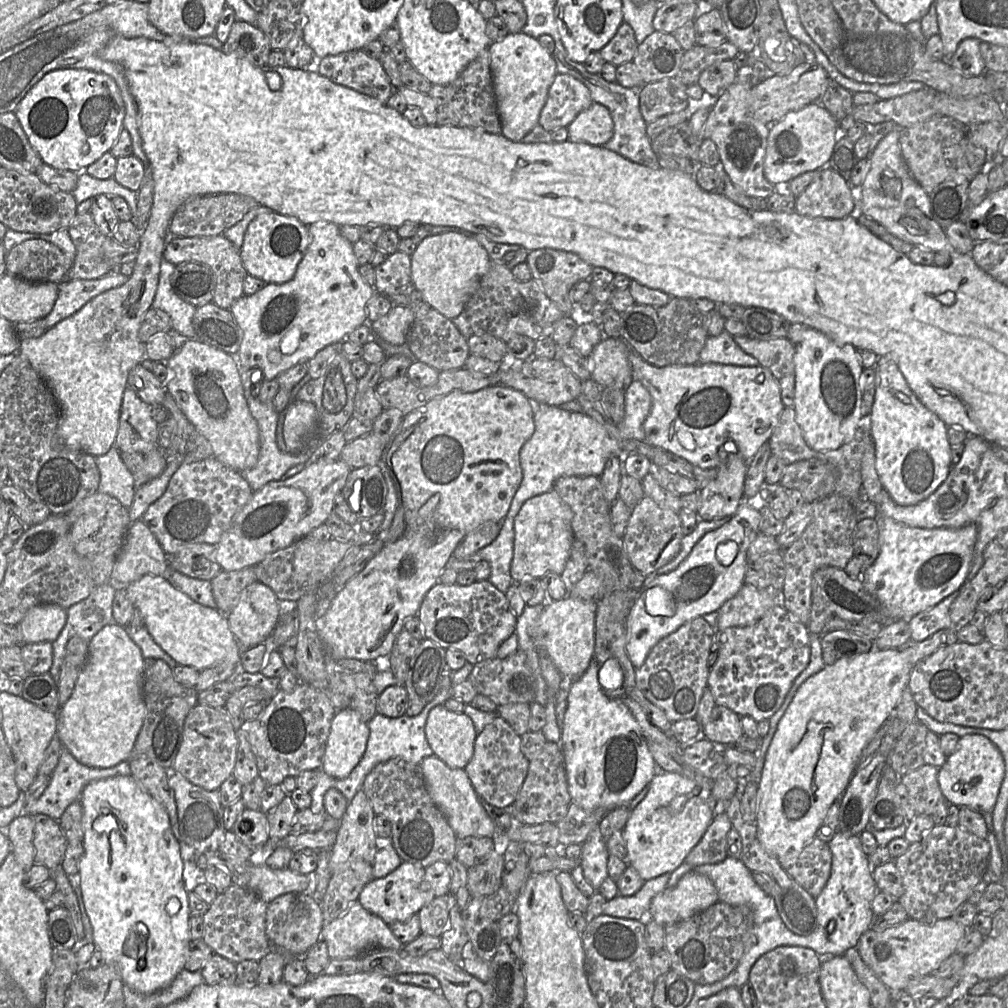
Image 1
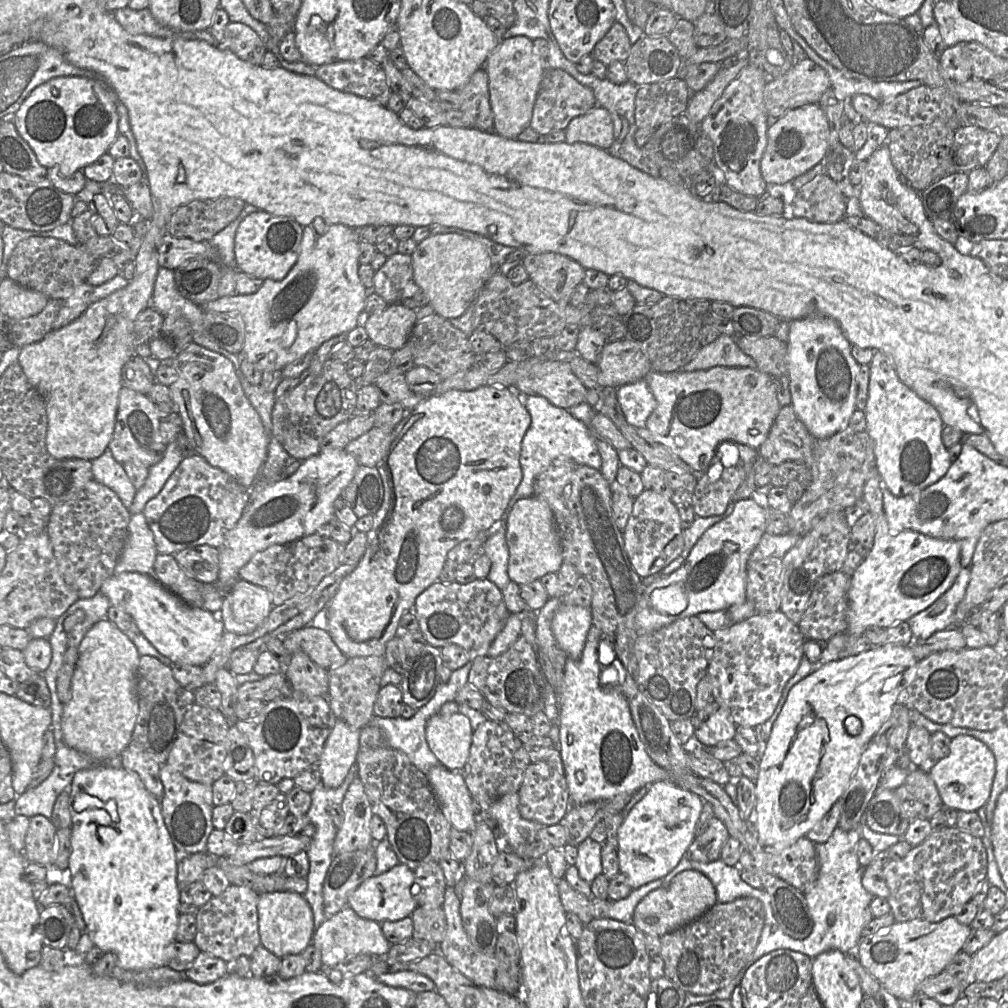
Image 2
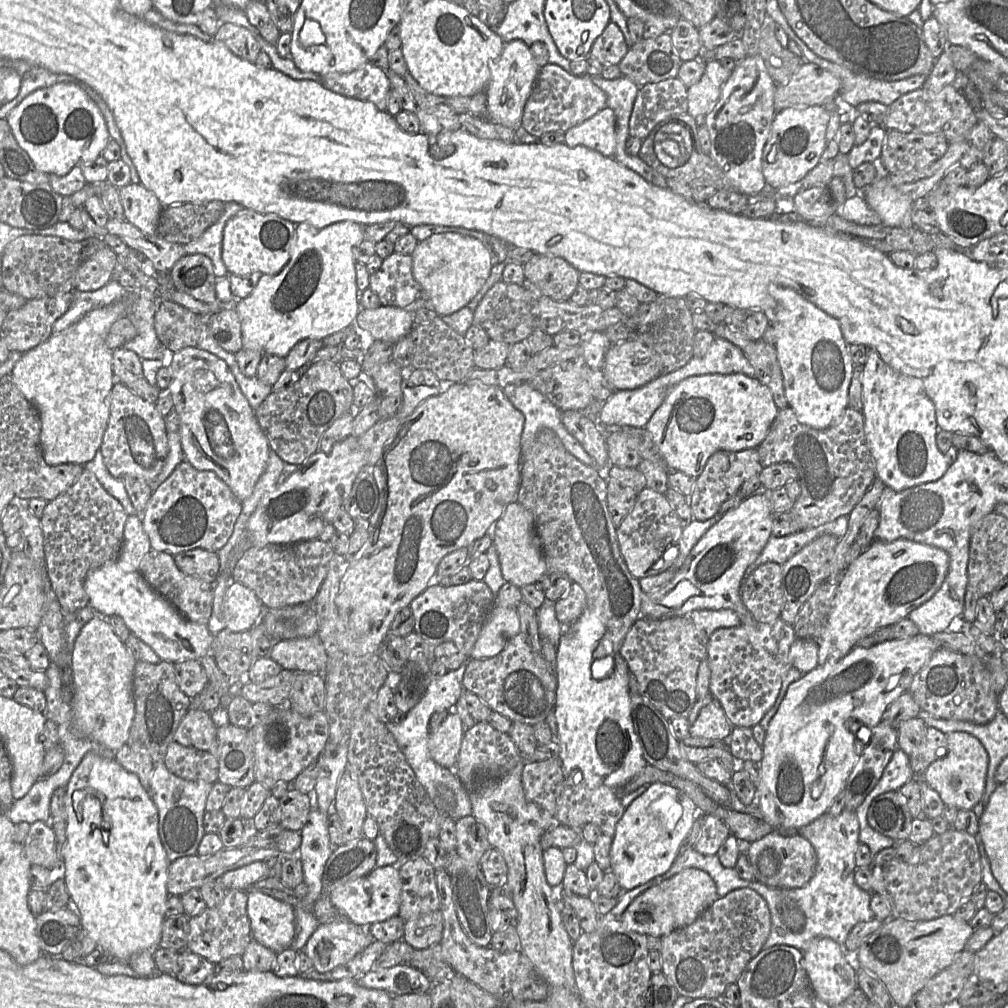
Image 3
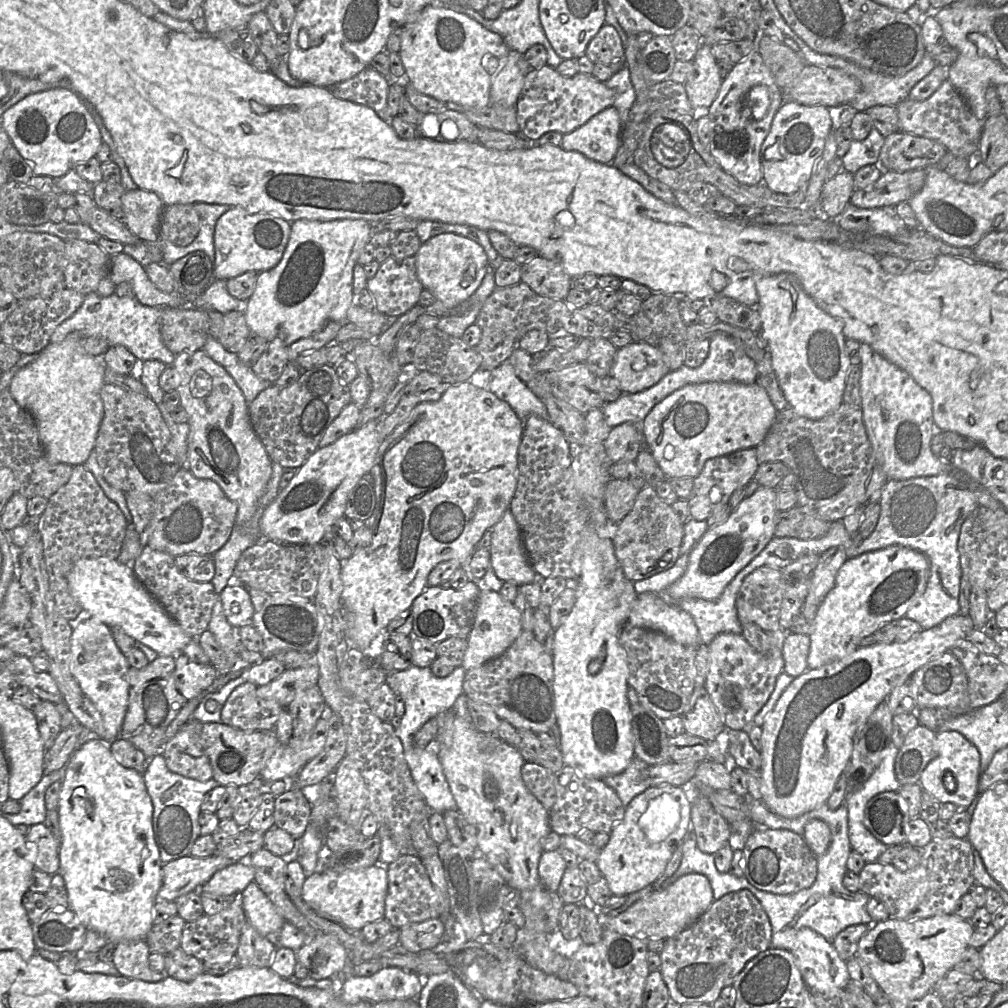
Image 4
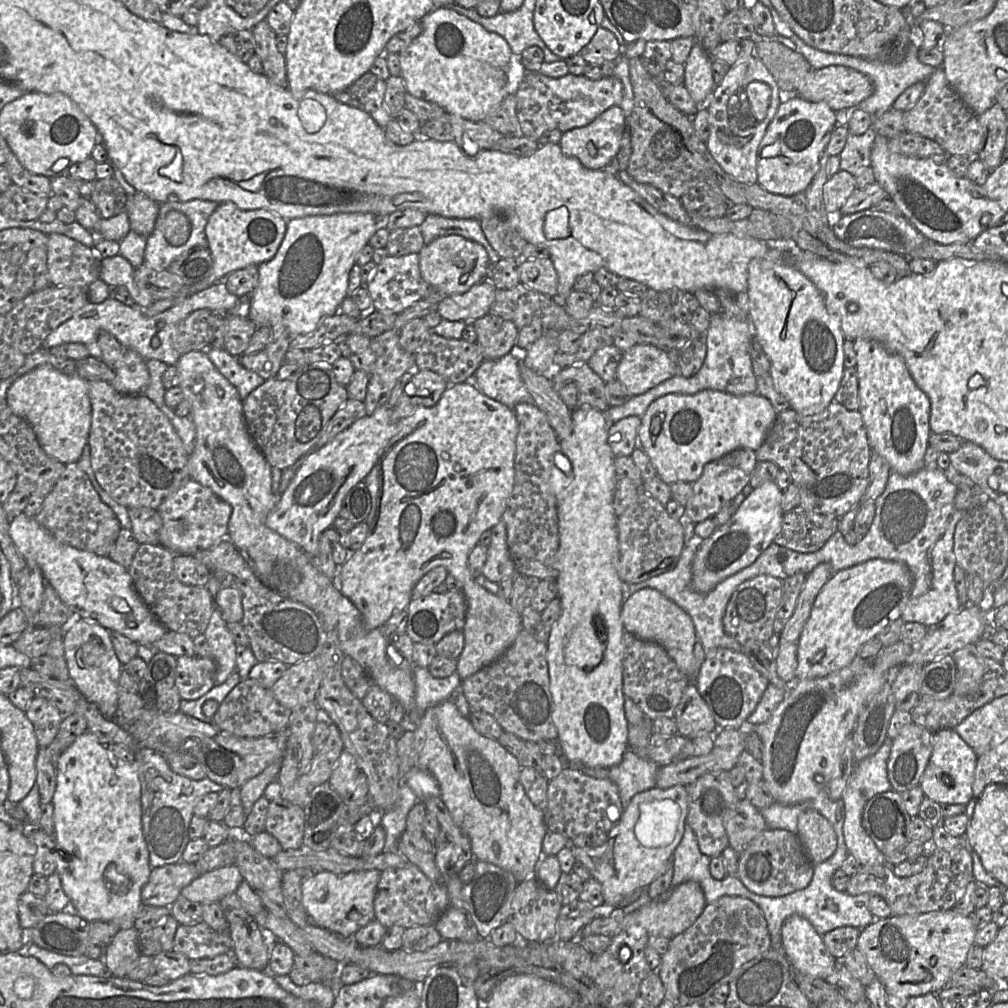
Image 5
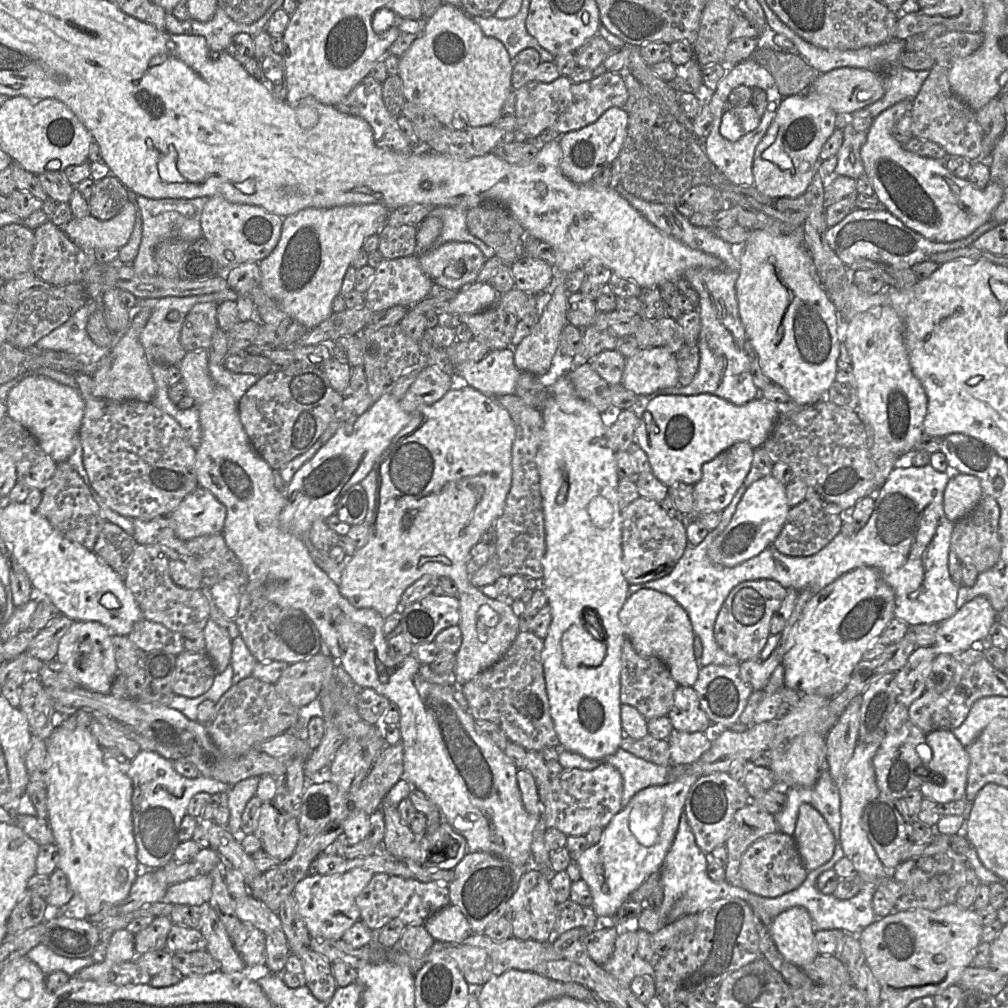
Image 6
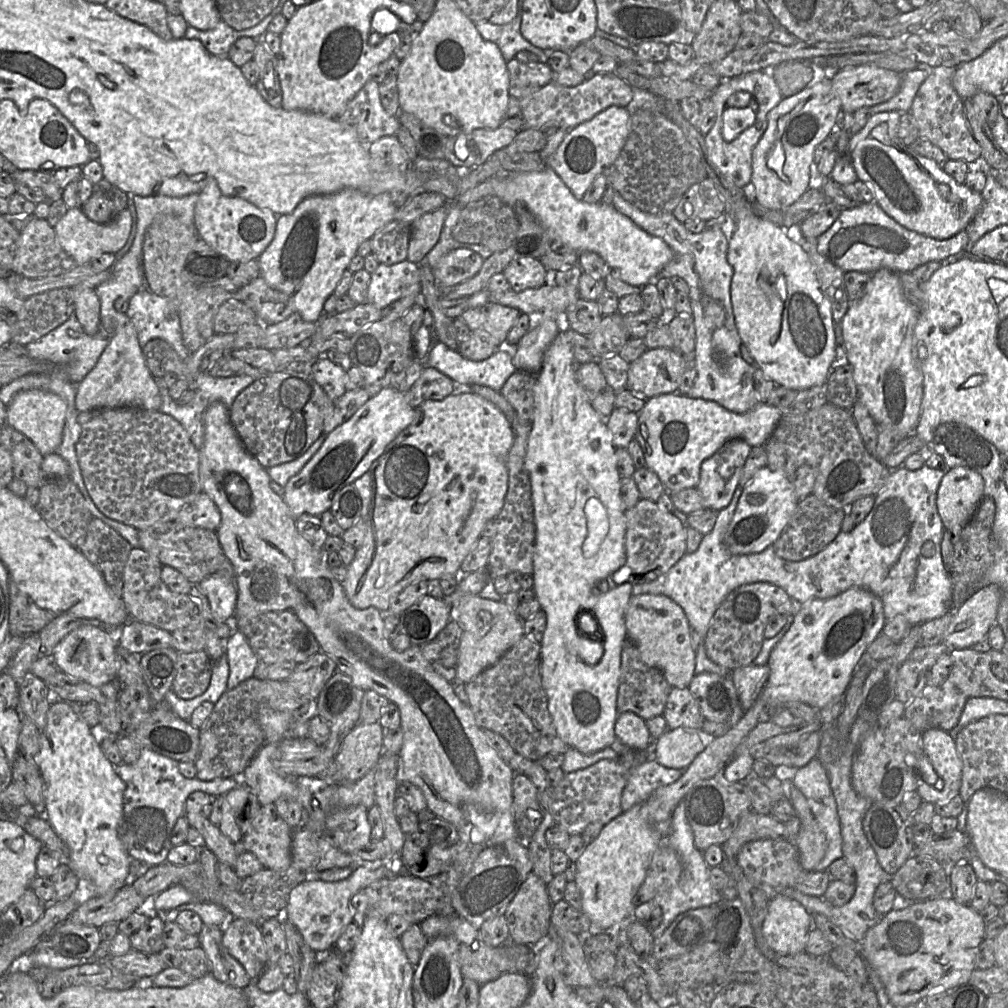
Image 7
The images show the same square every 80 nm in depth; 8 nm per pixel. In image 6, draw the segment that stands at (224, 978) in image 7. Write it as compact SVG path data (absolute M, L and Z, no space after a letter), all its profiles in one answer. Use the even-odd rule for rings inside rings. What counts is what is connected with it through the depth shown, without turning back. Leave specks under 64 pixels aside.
M210 905L200 907L200 931L207 941L206 951L219 963L219 971L242 972L246 964L235 949L216 911Z

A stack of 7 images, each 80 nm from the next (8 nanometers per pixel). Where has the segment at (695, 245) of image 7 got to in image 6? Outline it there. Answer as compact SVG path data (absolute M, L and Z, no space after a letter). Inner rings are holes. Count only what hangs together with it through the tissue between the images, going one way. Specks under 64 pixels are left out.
M621 182L618 183L614 190L621 197L626 199L633 208L635 208L641 215L643 215L661 232L672 236L673 238L677 239L678 241L682 242L692 249L700 250L707 254L715 256L722 263L720 269L694 268L684 274L684 278L693 286L693 288L698 293L699 301L696 309L700 314L701 320L701 329L698 338L700 355L699 368L692 382L687 386L682 386L678 384L677 386L666 388L650 395L639 395L638 400L631 408L629 408L629 410L633 411L641 418L642 413L644 412L649 401L658 395L698 395L702 393L708 393L723 398L735 405L744 405L747 402L757 397L760 397L760 391L755 386L750 373L751 359L744 349L744 343L747 339L747 336L739 316L738 301L735 291L735 283L739 276L740 269L739 251L742 244L730 244L715 235L711 228L697 227L692 225L689 222L689 218L684 217L676 209L675 205L646 202L638 199L634 195L627 192L621 185Z

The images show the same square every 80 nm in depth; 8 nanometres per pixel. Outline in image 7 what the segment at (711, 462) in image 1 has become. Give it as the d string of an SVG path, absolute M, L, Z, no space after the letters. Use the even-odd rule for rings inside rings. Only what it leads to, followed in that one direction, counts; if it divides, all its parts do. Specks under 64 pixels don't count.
M677 393L661 394L646 399L644 407L638 412L634 439L642 448L646 467L657 474L667 492L674 493L686 488L696 488L700 479L701 463L729 440L742 439L751 447L763 446L770 439L781 417L780 410L768 403L759 402L752 410L738 414L711 400L691 398Z

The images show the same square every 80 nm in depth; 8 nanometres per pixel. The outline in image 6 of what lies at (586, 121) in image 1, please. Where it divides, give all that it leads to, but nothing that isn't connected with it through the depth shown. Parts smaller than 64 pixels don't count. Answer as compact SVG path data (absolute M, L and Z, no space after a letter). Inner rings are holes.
M611 107L594 123L562 134L559 138L562 174L578 185L590 183L597 172L610 166L618 157L627 134L627 128L628 113L622 108Z

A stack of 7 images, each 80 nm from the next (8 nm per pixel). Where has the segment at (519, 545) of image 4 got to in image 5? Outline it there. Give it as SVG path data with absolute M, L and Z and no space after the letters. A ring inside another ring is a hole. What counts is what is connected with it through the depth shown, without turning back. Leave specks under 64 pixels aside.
M500 520L491 531L488 556L481 575L498 584L503 579L514 578L519 575L519 572L516 570L509 553L505 523Z

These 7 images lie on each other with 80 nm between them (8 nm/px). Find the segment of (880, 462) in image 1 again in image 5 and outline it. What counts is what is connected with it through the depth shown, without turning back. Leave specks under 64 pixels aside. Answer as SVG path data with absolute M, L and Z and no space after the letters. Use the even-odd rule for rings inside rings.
M857 338L853 340L853 343L858 376L858 411L862 416L872 450L879 453L888 462L893 472L909 475L921 470L925 467L924 455L931 434L928 396L918 387L900 355L889 351L881 343L874 340Z

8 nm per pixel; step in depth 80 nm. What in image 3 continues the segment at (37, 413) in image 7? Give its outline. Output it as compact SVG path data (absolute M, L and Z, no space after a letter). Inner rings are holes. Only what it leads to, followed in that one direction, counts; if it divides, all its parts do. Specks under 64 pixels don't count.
M125 299L90 311L77 323L62 332L53 333L46 341L23 353L15 364L11 373L13 381L40 415L41 449L48 465L84 465L100 449L110 417L111 391L117 381L112 366L113 350L106 346L105 339L111 326L128 315L132 303L133 299Z

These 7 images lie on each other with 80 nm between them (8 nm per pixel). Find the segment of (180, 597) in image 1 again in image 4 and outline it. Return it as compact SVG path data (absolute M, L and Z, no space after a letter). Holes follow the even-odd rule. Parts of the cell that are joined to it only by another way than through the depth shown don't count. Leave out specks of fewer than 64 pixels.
M89 557L79 559L68 575L68 585L72 595L87 610L93 618L97 618L108 626L119 626L136 642L145 644L161 656L176 657L182 654L183 648L193 639L186 634L179 624L164 610L164 608L149 594L136 578L132 565L123 564L117 559L107 557Z

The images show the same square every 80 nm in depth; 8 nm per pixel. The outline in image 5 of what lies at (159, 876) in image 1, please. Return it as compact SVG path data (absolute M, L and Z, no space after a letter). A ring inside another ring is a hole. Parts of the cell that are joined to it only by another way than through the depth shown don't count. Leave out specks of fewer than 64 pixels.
M90 731L79 735L55 763L56 789L52 798L56 843L56 871L74 912L88 922L107 921L130 928L141 917L141 891L151 866L142 831L141 785L137 757L126 763L117 759Z

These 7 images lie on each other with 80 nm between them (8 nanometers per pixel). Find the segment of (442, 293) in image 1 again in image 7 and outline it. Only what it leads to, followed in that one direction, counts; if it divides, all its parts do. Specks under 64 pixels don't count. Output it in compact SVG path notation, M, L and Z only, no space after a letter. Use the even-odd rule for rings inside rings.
M458 248L444 255L432 272L438 284L454 286L476 275L483 262L484 259L477 252Z

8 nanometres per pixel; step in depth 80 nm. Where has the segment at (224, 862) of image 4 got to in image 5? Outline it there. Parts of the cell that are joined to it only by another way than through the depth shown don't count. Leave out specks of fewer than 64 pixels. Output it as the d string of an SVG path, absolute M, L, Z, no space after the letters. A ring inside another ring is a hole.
M183 861L152 868L149 880L142 888L141 901L144 906L170 907L180 896L182 889L200 875L194 864Z

